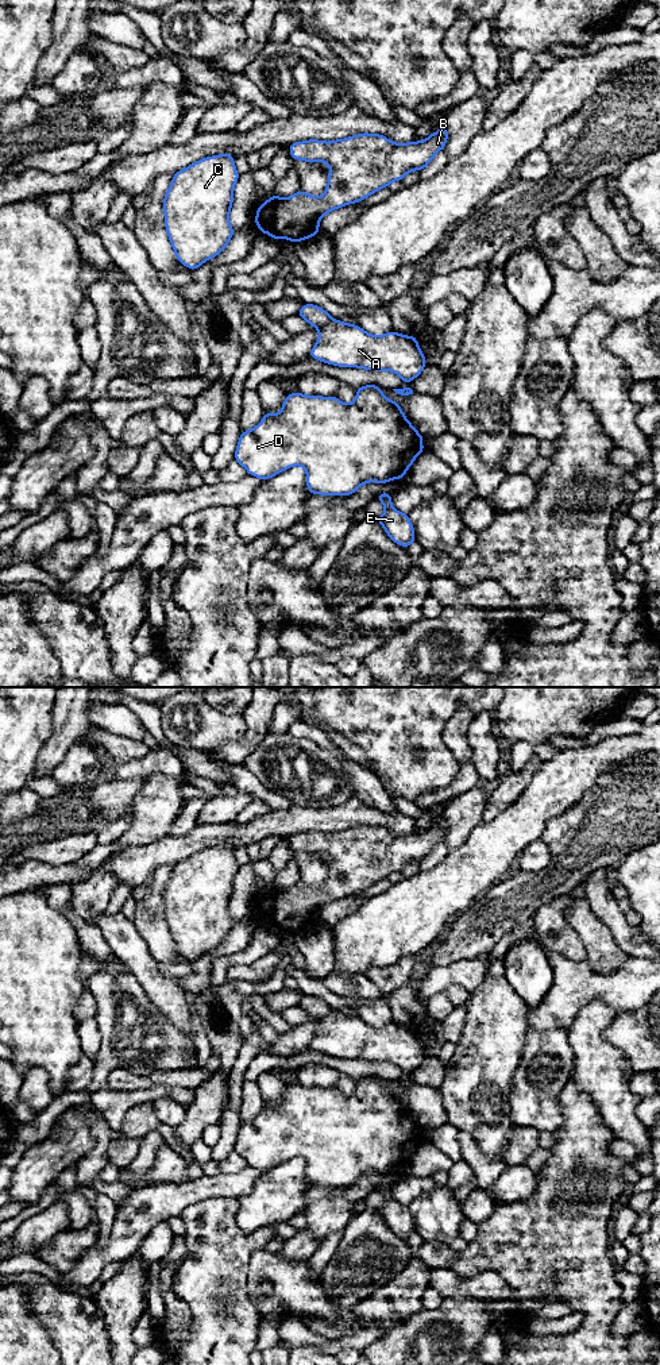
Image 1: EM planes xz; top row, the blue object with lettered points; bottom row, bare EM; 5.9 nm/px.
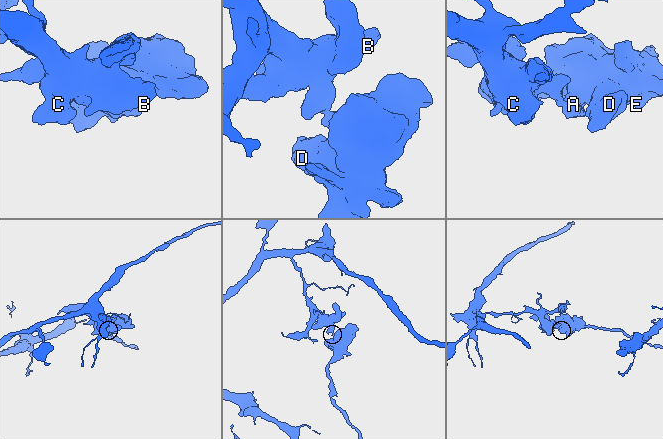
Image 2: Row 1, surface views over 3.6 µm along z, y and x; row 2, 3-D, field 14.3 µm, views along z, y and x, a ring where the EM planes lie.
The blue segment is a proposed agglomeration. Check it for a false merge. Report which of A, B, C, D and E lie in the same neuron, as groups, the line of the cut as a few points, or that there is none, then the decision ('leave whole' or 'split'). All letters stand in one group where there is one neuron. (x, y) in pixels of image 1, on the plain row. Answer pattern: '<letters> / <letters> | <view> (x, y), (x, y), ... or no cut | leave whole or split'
A D E / B C | xz (332, 1010), (319, 1021) | split

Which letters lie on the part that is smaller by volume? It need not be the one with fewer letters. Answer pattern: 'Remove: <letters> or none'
Remove: A, D, E

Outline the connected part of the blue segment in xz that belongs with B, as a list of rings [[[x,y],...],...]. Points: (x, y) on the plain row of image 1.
[[[443,817],[421,833],[394,834],[381,825],[363,824],[331,833],[290,834],[293,851],[329,856],[327,880],[320,888],[302,880],[286,890],[274,884],[259,895],[254,913],[259,924],[275,932],[298,934],[313,929],[324,906],[356,895],[410,863],[424,861],[447,832],[448,821]]]

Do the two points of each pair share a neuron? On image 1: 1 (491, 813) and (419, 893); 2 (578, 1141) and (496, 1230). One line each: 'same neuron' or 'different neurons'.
1: different neurons
2: same neuron

